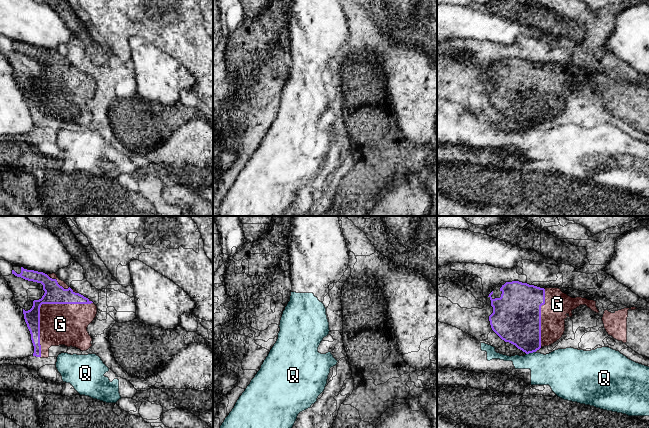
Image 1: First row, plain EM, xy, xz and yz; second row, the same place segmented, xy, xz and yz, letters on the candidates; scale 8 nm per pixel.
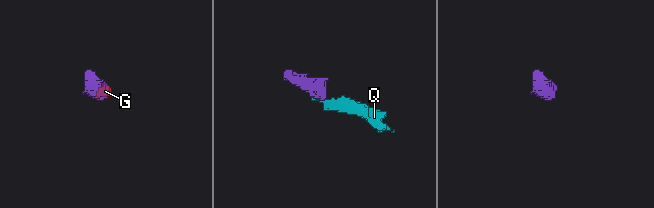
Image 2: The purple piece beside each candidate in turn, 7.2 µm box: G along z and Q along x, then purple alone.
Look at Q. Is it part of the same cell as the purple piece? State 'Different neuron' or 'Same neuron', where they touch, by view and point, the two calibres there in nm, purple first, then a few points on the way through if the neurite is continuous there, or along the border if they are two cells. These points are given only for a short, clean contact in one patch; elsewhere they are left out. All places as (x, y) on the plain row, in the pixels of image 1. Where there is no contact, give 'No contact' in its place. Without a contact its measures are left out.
Different neuron. Touches purple at yz (530, 128). Thickness 360 nm (purple) against 280 nm. Boundary: yz (535, 127), (526, 130)

